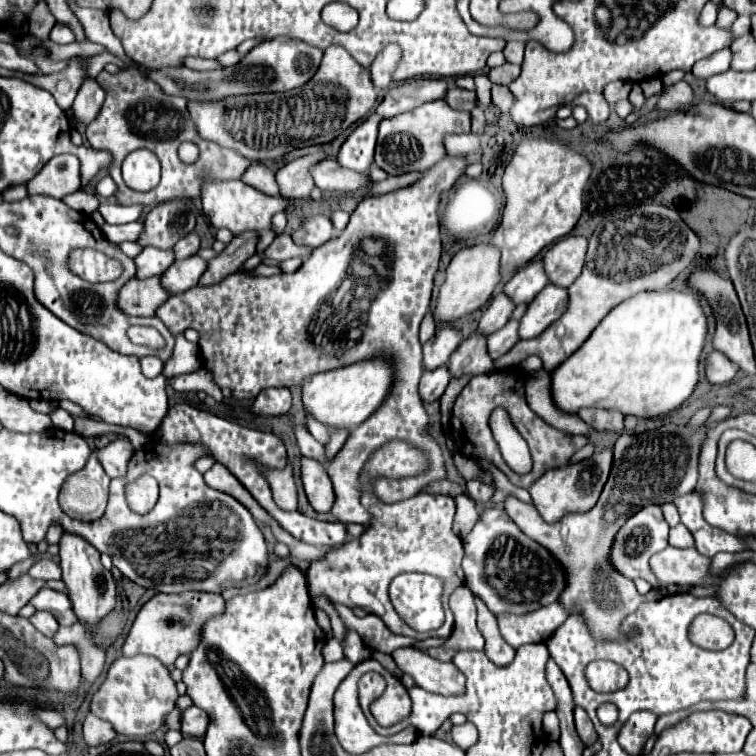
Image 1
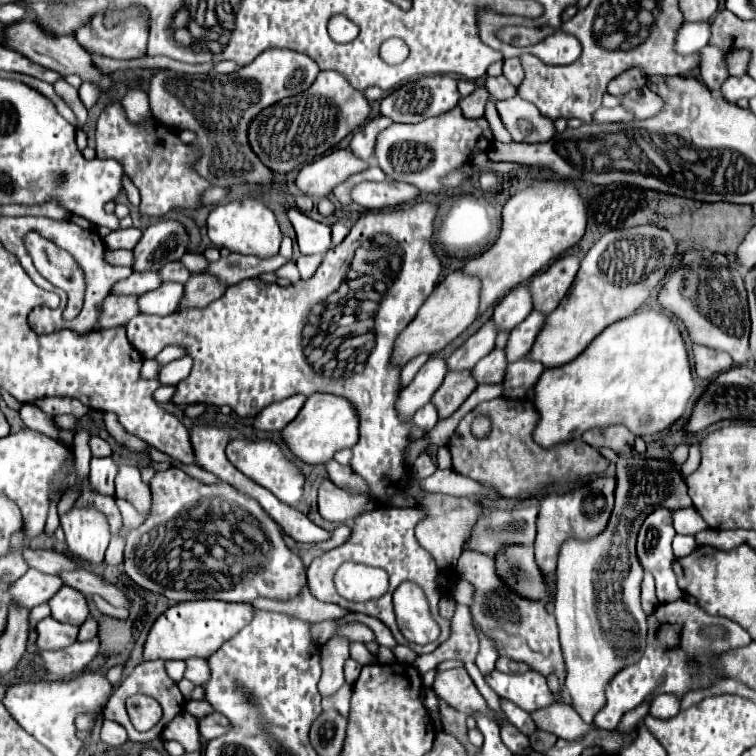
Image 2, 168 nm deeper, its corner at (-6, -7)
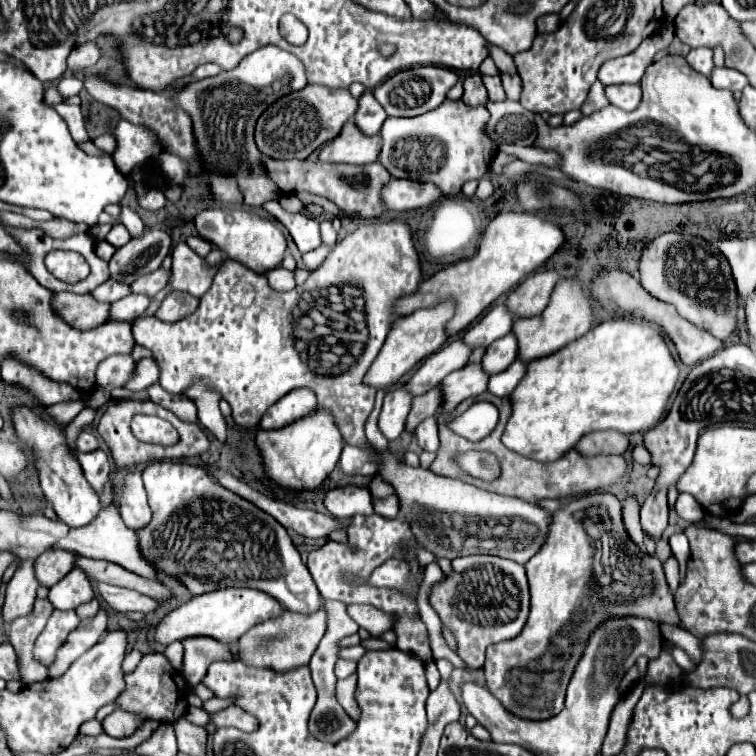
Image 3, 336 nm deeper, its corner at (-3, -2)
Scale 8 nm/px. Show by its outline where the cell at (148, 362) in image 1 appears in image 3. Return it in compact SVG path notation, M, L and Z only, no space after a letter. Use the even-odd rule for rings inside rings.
M116 355L108 357L108 361L100 363L100 369L96 371L96 383L100 385L100 391L112 391L116 387L126 385L136 371L136 361L132 357Z

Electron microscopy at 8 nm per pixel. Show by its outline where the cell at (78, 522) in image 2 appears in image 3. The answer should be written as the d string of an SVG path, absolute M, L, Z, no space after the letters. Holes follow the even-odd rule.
M16 409L12 419L14 419L14 427L16 427L20 441L24 441L24 445L28 445L28 449L36 453L40 485L42 485L44 497L56 511L58 519L64 521L68 527L84 527L92 523L96 515L102 511L102 503L96 497L96 493L92 493L92 487L88 485L88 481L84 481L80 463L66 449L64 429L60 429L52 419L42 417L40 413L34 413L30 409Z

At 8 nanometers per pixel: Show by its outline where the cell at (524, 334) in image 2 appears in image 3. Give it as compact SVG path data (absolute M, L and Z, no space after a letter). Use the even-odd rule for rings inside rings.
M508 333L506 337L500 337L492 345L488 345L486 355L482 357L482 365L488 375L496 375L508 369L508 365L516 357L518 357L518 343L516 343L514 333Z

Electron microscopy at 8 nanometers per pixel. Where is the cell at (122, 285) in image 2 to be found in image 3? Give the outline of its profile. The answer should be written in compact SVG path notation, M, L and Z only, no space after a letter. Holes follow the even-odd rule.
M106 281L106 283L102 283L100 287L96 287L94 291L92 291L92 297L96 297L98 301L108 301L108 303L114 303L114 301L118 301L118 299L122 299L122 297L126 297L126 295L130 295L132 293L132 289L130 289L130 285L126 285L126 283L122 283L122 281Z

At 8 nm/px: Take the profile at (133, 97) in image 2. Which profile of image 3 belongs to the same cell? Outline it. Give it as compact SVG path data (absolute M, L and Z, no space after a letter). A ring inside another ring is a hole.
M120 119L114 127L114 137L118 145L112 157L116 167L124 175L130 175L134 167L144 165L146 161L162 153L158 137L144 125L136 125L126 119Z

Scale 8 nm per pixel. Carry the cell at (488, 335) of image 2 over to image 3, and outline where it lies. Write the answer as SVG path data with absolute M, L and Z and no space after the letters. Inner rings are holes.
M456 339L448 345L444 345L440 351L432 353L422 367L412 375L412 389L416 389L416 395L426 393L428 389L436 387L446 375L450 375L456 369L462 369L468 365L468 359L472 355L472 347L466 345L462 339Z

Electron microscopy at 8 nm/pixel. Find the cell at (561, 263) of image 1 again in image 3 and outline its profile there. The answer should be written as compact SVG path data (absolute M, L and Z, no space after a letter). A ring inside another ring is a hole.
M544 269L538 273L532 273L522 281L506 299L508 307L518 315L518 317L536 317L540 315L548 301L550 295L558 283L560 275L554 269Z

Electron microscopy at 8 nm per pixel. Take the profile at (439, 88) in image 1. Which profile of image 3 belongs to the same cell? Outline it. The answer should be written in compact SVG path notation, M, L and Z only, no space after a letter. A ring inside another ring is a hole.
M412 67L408 71L400 71L400 73L392 75L386 83L376 87L374 97L386 109L386 113L392 117L416 117L416 115L436 109L446 99L446 93L454 87L456 81L458 81L458 73L454 69Z

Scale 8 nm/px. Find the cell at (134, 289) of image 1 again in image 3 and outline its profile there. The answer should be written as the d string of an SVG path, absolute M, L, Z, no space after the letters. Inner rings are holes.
M54 293L52 305L76 329L92 329L110 319L110 303L100 303L92 295Z

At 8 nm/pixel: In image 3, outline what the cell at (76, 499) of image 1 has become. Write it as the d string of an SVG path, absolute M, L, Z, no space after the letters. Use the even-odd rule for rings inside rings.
M96 449L92 453L78 453L78 463L82 465L84 477L90 483L90 487L100 495L112 471L108 455L102 449Z

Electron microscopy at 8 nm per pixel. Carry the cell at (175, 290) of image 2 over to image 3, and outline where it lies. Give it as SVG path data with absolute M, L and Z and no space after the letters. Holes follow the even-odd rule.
M128 295L116 303L112 303L112 317L116 321L134 321L136 317L140 317L148 305L154 301L154 297L150 295Z

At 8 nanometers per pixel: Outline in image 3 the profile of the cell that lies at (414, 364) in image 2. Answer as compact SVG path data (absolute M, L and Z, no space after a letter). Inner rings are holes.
M380 389L380 391L377 391L374 409L368 417L368 421L365 425L366 437L376 450L388 449L388 440L381 433L377 425L379 413L381 412L383 405L384 395L386 395L386 393L388 393L388 389Z

